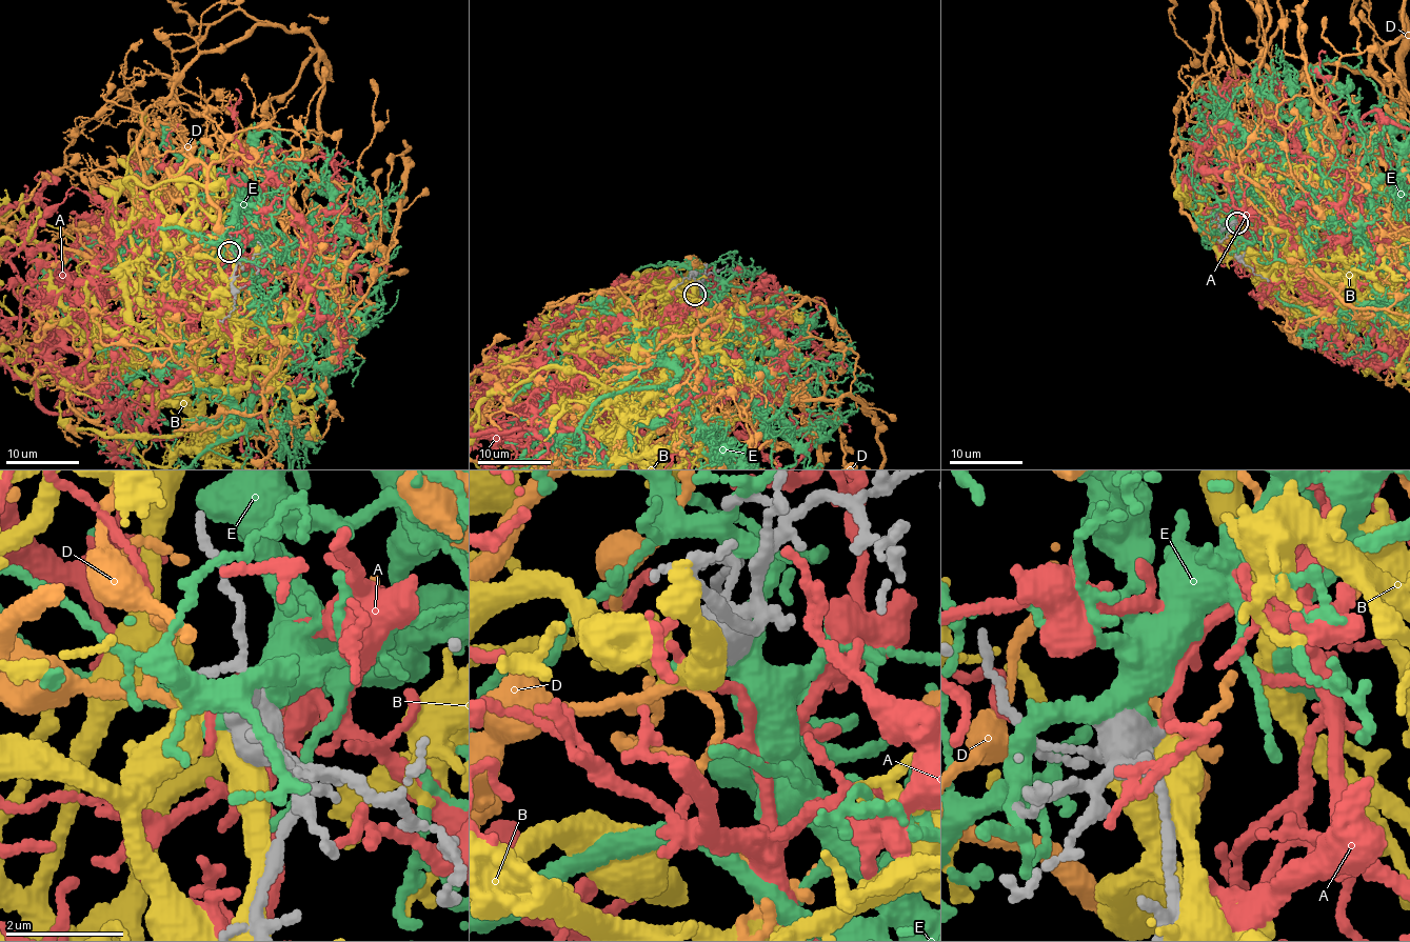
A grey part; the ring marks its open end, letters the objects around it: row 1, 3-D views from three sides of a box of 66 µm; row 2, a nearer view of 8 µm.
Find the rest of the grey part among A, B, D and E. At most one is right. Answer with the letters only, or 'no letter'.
D

